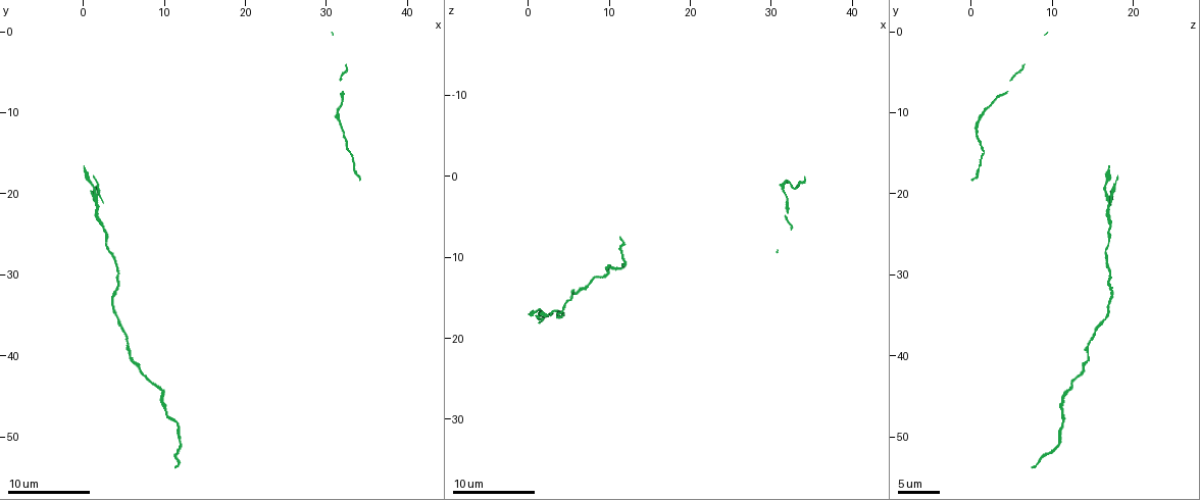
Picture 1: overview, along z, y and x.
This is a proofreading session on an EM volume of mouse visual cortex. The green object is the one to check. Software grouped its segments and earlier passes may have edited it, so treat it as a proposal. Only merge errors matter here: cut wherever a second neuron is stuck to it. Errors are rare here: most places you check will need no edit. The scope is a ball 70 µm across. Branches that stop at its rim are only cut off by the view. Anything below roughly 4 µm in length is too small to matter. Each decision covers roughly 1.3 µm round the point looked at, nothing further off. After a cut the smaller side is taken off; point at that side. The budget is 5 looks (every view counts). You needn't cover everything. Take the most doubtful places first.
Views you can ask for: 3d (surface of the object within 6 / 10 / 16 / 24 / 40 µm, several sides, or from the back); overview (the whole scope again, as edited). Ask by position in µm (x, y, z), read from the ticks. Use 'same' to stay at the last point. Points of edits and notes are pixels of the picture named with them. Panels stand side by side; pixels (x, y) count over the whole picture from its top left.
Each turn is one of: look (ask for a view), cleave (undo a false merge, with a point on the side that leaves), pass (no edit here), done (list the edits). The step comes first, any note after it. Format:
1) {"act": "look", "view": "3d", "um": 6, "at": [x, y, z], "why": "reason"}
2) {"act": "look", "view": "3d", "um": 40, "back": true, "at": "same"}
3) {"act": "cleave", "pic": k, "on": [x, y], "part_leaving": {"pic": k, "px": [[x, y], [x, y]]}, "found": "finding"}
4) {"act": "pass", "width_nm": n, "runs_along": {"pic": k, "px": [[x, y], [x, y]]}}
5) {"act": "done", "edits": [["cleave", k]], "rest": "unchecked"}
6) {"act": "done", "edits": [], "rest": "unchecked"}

{"act": "look", "view": "3d", "um": 10, "at": [2.4, 21.2, 17.2]}

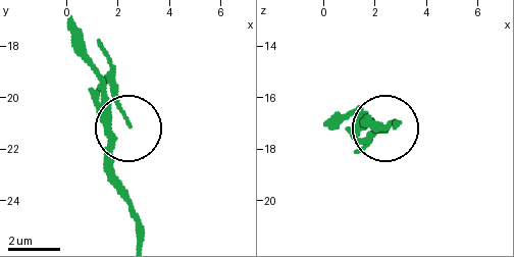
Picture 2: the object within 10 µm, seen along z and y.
{"act": "look", "view": "3d", "um": 6, "at": "same", "why": "zoom in"}

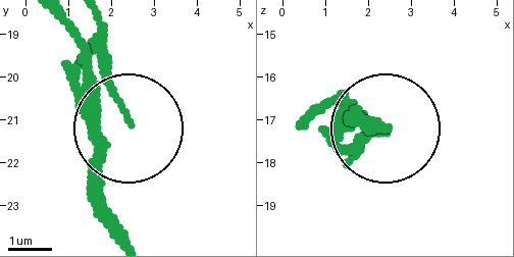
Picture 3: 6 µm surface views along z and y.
{"act": "cleave", "pic": 3, "on": [335, 151], "found": "two neurons meet here"}

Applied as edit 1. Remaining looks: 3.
{"act": "look", "view": "overview", "why": "see it whole again"}

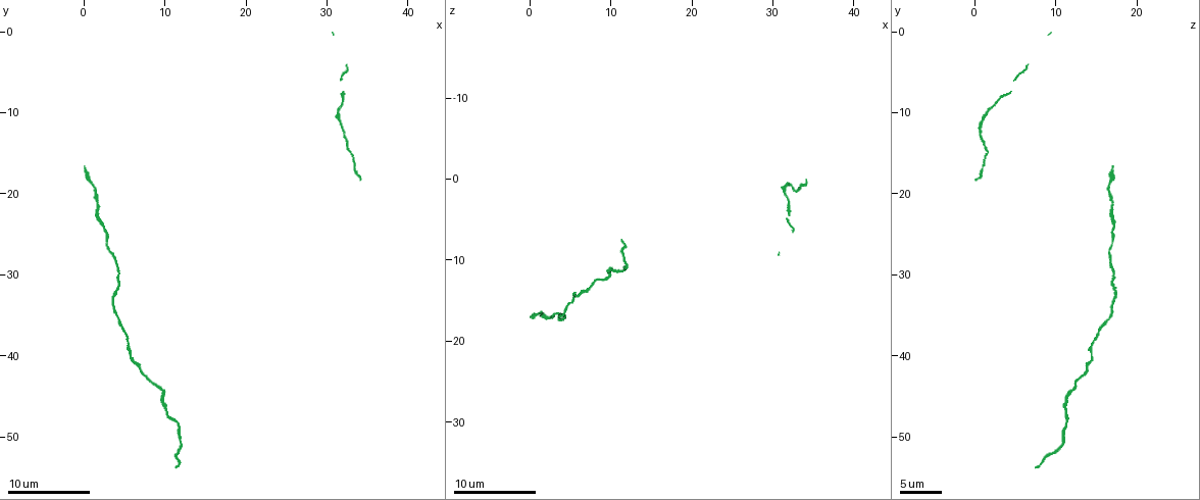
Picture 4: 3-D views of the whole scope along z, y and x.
{"act": "look", "view": "3d", "um": 6, "at": [9.2, 43.8, 12.2], "why": "sudden change in width"}

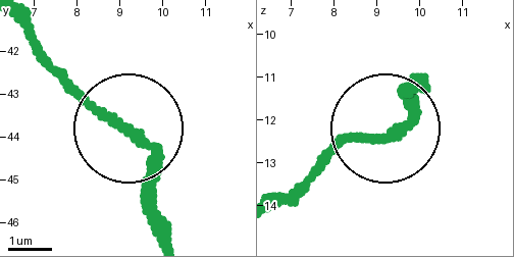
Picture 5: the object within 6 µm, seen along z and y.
{"act": "pass", "width_nm": 220, "runs_along": {"pic": 5, "px": [[19, 22], [140, 144], [151, 216]]}, "found": "continuous, no second neuron"}

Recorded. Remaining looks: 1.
{"act": "look", "view": "3d", "um": 10, "at": [5.8, 39.8, 14.2], "why": "a narrow waist"}

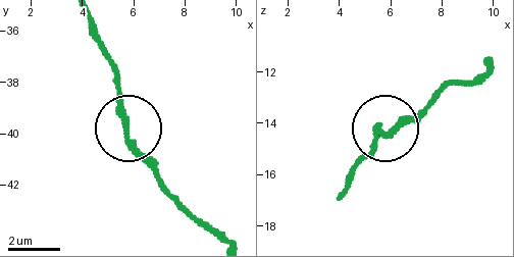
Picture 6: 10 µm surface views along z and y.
{"act": "pass", "found": "continuous, no second neuron"}

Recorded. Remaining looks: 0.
{"act": "done", "edits": [["cleave", 3]], "rest": "unchecked"}

